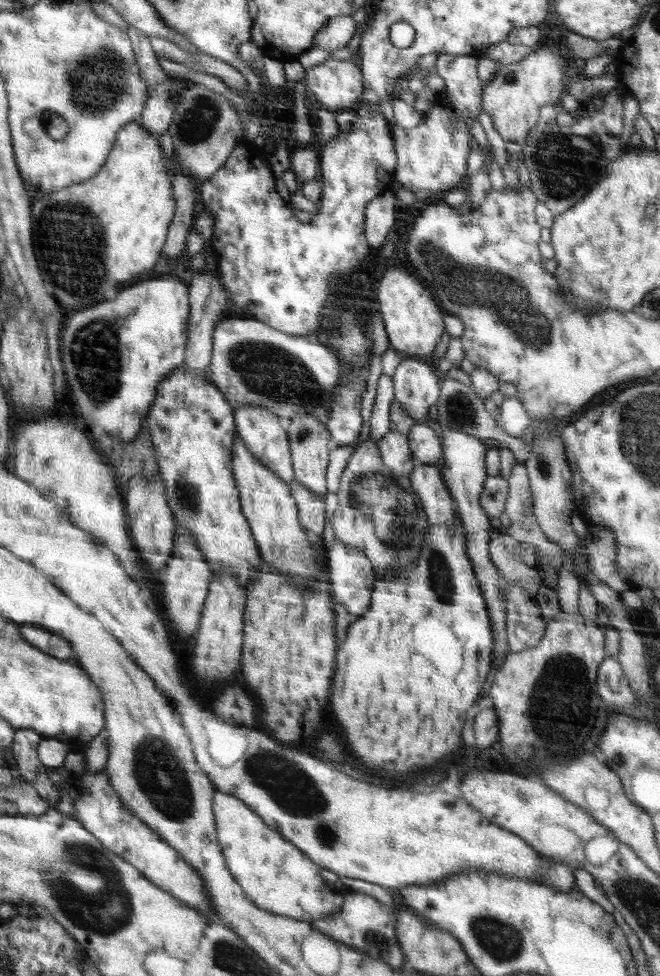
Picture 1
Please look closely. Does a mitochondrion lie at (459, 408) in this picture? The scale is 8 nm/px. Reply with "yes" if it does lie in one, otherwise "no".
yes

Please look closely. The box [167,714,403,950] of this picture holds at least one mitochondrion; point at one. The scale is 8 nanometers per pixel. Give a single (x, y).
(286, 783)

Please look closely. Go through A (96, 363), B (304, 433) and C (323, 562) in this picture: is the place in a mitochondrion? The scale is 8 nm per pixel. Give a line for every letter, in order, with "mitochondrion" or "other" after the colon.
A: mitochondrion
B: mitochondrion
C: other

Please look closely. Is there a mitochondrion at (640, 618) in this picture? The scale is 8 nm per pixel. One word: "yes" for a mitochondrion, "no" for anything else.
no

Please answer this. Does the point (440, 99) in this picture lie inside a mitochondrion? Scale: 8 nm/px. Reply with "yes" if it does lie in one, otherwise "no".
no

